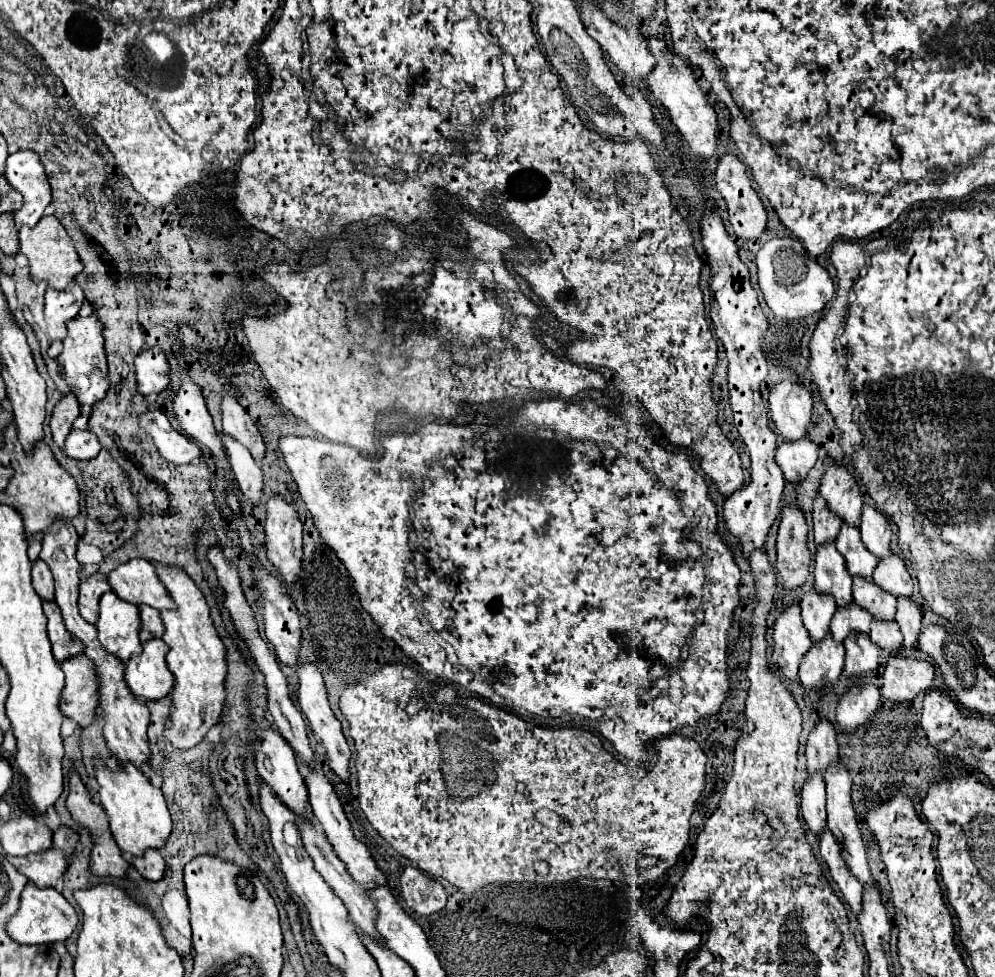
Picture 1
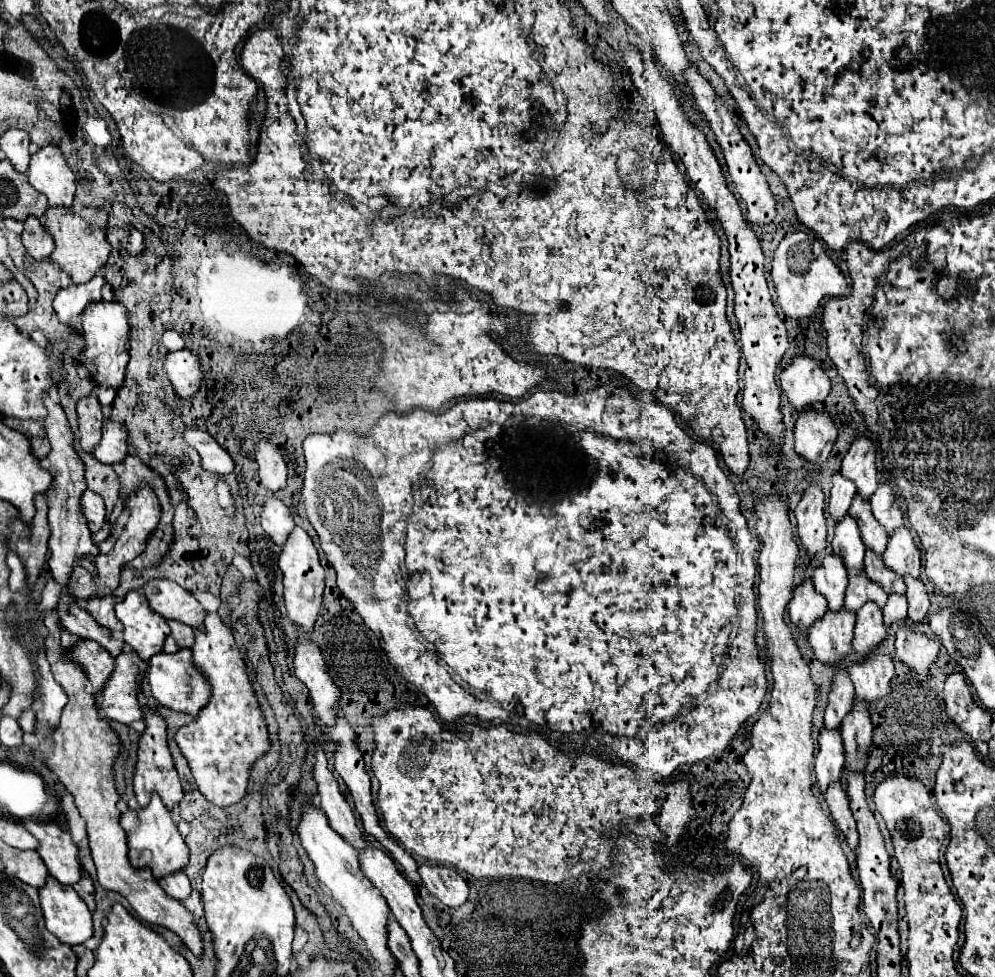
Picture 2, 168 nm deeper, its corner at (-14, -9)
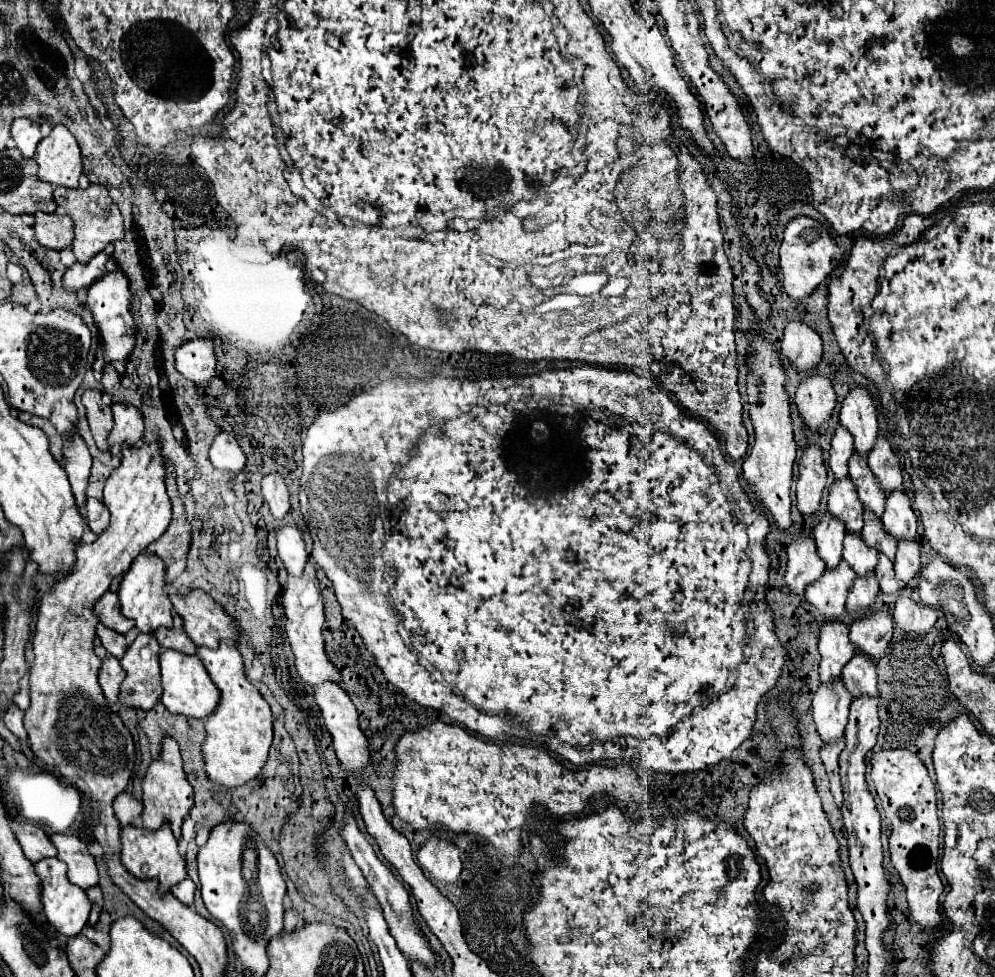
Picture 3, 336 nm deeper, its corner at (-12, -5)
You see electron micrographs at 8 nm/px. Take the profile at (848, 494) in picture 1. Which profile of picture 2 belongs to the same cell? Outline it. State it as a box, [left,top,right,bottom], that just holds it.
[840,437,878,501]

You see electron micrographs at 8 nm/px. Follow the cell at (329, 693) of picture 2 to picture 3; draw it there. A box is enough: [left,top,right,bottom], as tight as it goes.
[314,683,368,775]

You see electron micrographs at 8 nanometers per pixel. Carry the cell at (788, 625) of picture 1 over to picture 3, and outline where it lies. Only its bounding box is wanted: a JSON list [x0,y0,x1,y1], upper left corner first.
[786,535,824,595]

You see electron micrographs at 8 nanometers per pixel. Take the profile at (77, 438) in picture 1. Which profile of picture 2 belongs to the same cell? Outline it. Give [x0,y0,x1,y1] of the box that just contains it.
[92,421,126,465]

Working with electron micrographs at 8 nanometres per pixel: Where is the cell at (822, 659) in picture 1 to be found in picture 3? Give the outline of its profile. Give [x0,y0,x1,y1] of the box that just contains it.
[804,559,856,621]

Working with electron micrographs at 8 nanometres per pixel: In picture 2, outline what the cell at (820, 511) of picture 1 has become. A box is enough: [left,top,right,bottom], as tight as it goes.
[828,473,856,523]

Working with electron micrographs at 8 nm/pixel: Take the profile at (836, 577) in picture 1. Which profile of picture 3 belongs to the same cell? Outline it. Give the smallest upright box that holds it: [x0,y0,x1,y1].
[828,477,862,533]

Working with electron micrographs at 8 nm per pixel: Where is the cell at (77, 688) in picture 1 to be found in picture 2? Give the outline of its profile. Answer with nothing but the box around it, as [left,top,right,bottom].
[96,649,146,725]

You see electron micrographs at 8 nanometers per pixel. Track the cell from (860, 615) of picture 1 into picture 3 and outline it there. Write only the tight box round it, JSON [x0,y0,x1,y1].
[842,533,878,575]

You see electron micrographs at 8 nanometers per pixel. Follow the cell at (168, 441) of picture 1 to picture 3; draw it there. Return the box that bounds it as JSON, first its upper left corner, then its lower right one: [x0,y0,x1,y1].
[210,433,246,471]

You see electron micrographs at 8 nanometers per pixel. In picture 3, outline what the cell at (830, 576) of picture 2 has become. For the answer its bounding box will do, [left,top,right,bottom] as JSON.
[812,511,846,569]

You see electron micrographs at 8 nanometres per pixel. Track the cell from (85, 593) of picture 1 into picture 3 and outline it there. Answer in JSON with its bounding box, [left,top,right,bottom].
[94,591,134,635]

